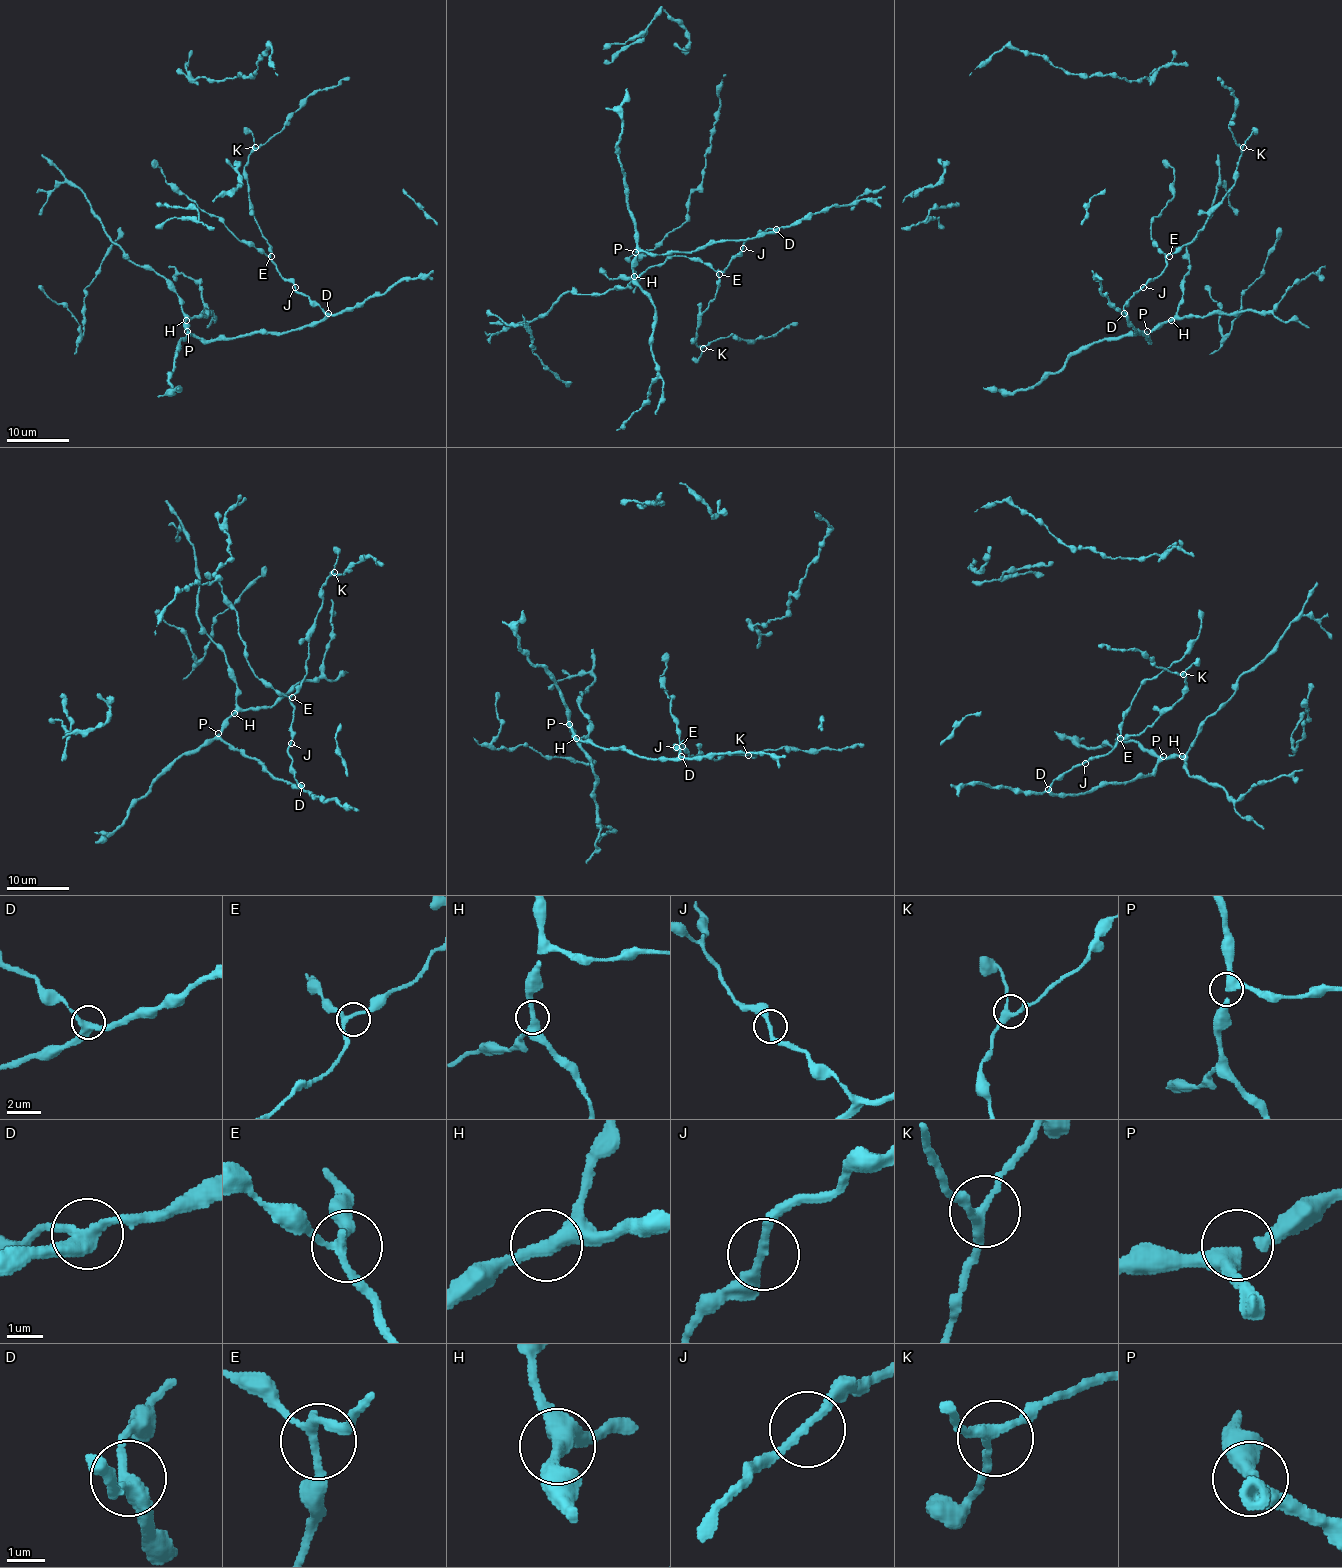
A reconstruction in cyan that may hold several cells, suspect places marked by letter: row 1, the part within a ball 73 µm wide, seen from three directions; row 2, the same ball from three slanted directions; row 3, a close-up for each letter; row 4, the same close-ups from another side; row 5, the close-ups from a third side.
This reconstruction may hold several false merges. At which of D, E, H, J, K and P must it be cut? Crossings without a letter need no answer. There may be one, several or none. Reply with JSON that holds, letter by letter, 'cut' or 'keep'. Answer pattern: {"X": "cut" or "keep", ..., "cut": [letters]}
{"D": "keep", "E": "keep", "H": "keep", "J": "keep", "K": "keep", "P": "keep", "cut": []}

